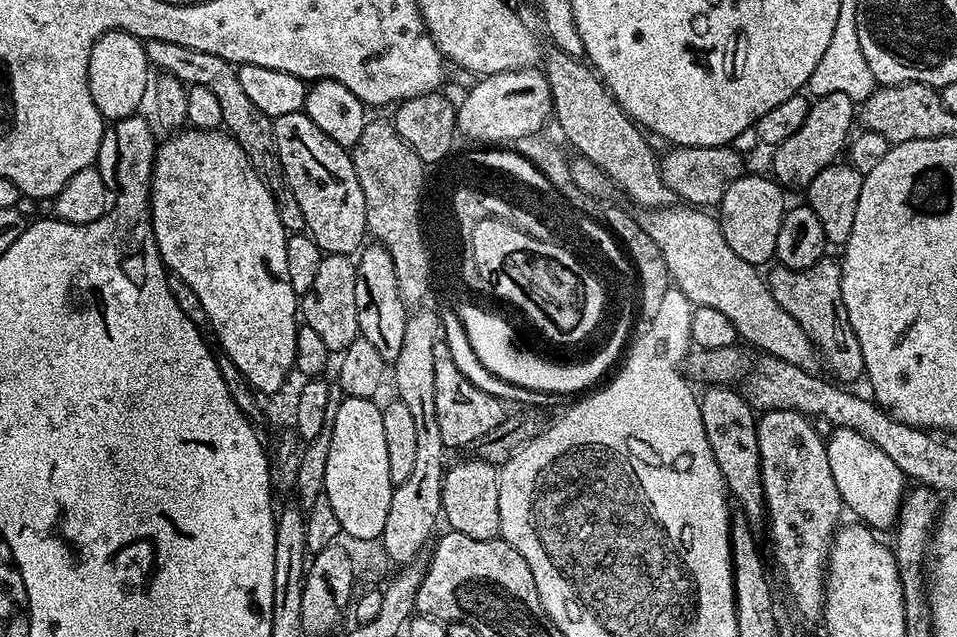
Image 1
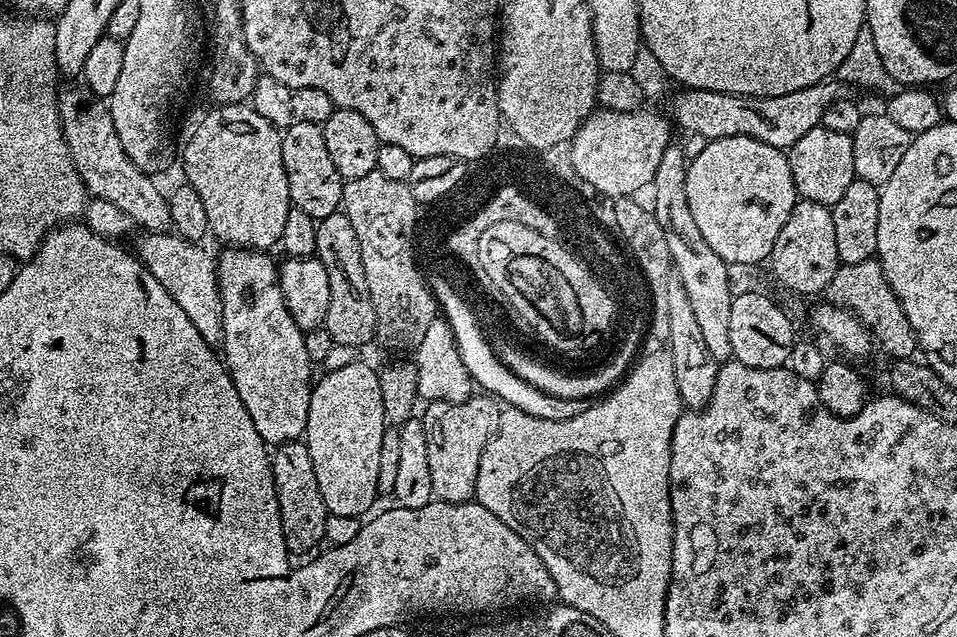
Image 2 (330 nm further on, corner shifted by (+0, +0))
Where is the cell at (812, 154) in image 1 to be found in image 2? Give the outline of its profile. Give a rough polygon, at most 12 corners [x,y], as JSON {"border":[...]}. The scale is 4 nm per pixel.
{"border":[[822,126],[786,155],[799,199],[831,206],[856,179],[851,135]]}

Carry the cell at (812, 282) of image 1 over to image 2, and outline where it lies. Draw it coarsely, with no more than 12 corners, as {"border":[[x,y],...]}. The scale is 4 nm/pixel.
{"border":[[880,261],[841,264],[826,300],[849,308],[892,360],[916,335]]}

